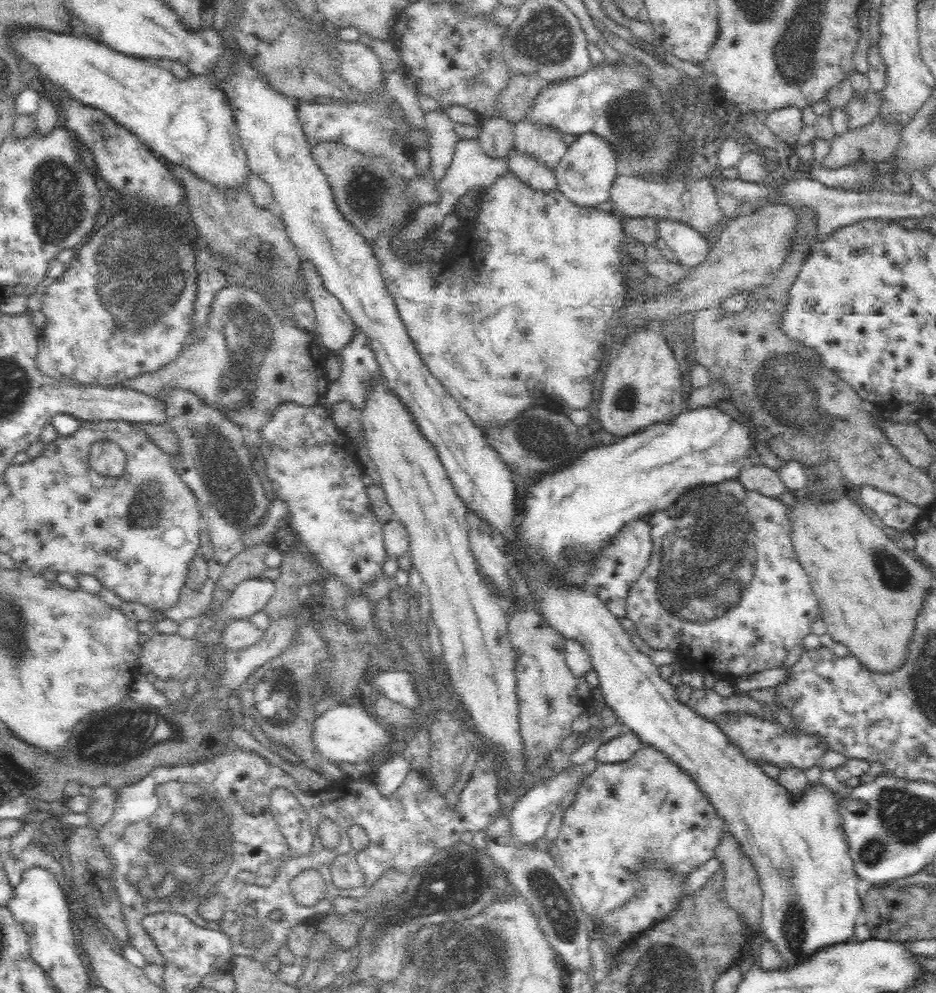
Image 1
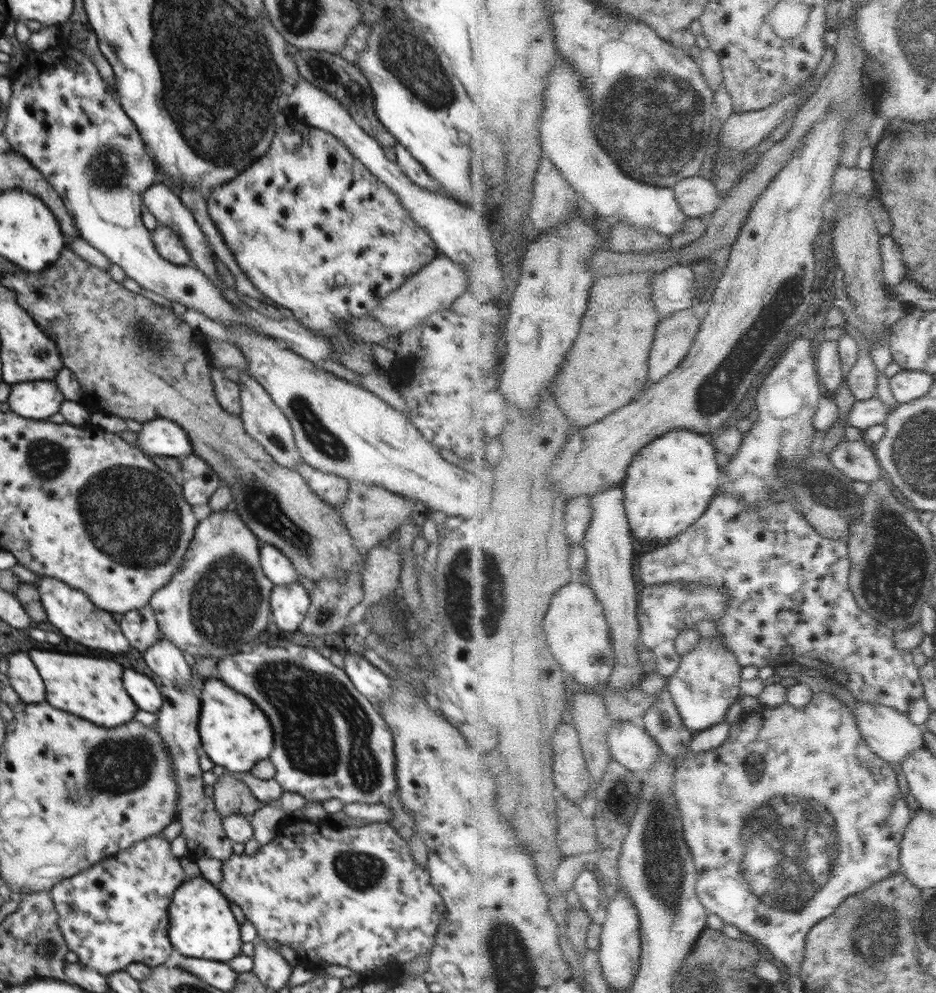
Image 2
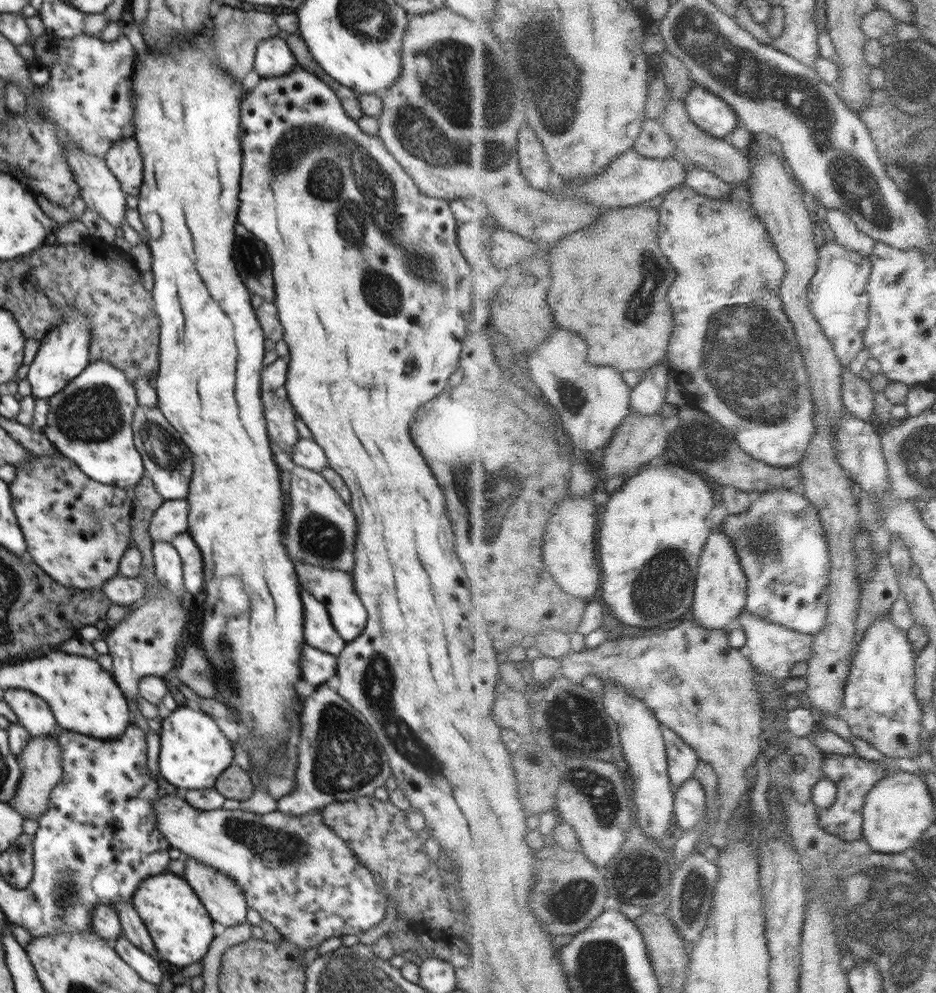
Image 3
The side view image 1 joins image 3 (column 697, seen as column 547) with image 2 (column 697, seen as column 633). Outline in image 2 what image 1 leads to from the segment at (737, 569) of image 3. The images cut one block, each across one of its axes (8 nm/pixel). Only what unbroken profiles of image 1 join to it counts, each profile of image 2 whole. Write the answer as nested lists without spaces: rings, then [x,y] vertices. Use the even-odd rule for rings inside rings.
[[[720,636],[714,639],[701,638],[699,644],[683,656],[682,666],[669,680],[668,689],[692,732],[706,731],[726,720],[728,710],[743,696],[740,689],[743,670],[744,666],[734,649]]]

